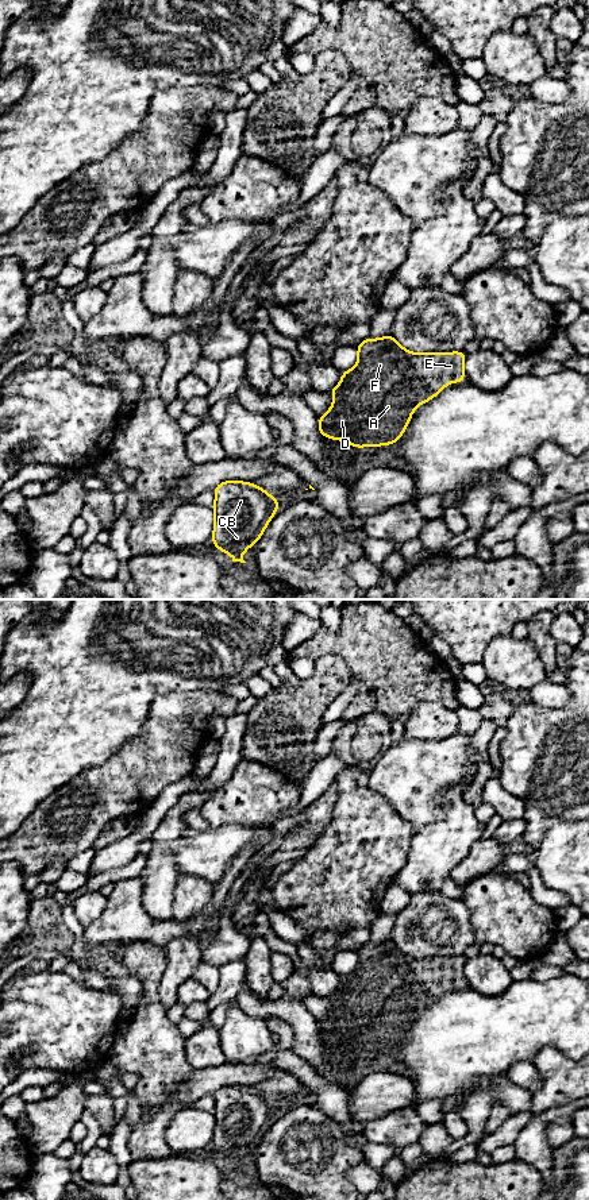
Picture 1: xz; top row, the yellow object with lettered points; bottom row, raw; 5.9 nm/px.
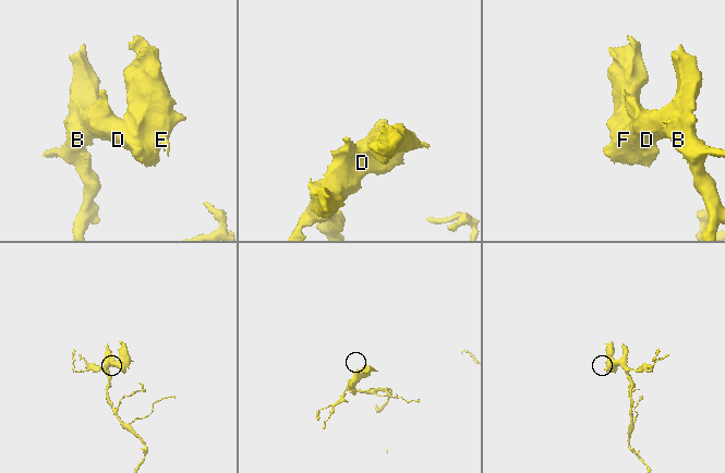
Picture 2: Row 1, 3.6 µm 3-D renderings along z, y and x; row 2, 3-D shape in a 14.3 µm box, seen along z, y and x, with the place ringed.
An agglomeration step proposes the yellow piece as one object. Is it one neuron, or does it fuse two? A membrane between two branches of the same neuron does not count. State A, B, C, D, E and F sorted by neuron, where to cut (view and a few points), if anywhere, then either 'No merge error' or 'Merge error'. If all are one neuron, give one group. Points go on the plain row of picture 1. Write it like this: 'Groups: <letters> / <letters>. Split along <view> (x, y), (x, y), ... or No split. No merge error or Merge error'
Groups: A B C D E F. No split. No merge error

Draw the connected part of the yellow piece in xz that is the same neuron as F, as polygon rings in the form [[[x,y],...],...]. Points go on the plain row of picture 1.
[[[389,938],[357,950],[358,968],[342,976],[340,988],[328,995],[335,1002],[330,1015],[317,1022],[320,1041],[349,1046],[353,1053],[394,1049],[404,1038],[413,1014],[436,1002],[447,988],[466,984],[465,956],[413,958]]]

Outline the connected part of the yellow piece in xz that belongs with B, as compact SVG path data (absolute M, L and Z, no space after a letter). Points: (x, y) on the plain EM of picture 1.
M226 1085L215 1093L215 1153L246 1168L242 1158L255 1150L274 1122L280 1106L262 1092L242 1085Z

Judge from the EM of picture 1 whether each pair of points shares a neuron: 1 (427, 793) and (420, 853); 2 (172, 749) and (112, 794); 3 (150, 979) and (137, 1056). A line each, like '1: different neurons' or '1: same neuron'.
1: different neurons
2: same neuron
3: same neuron

